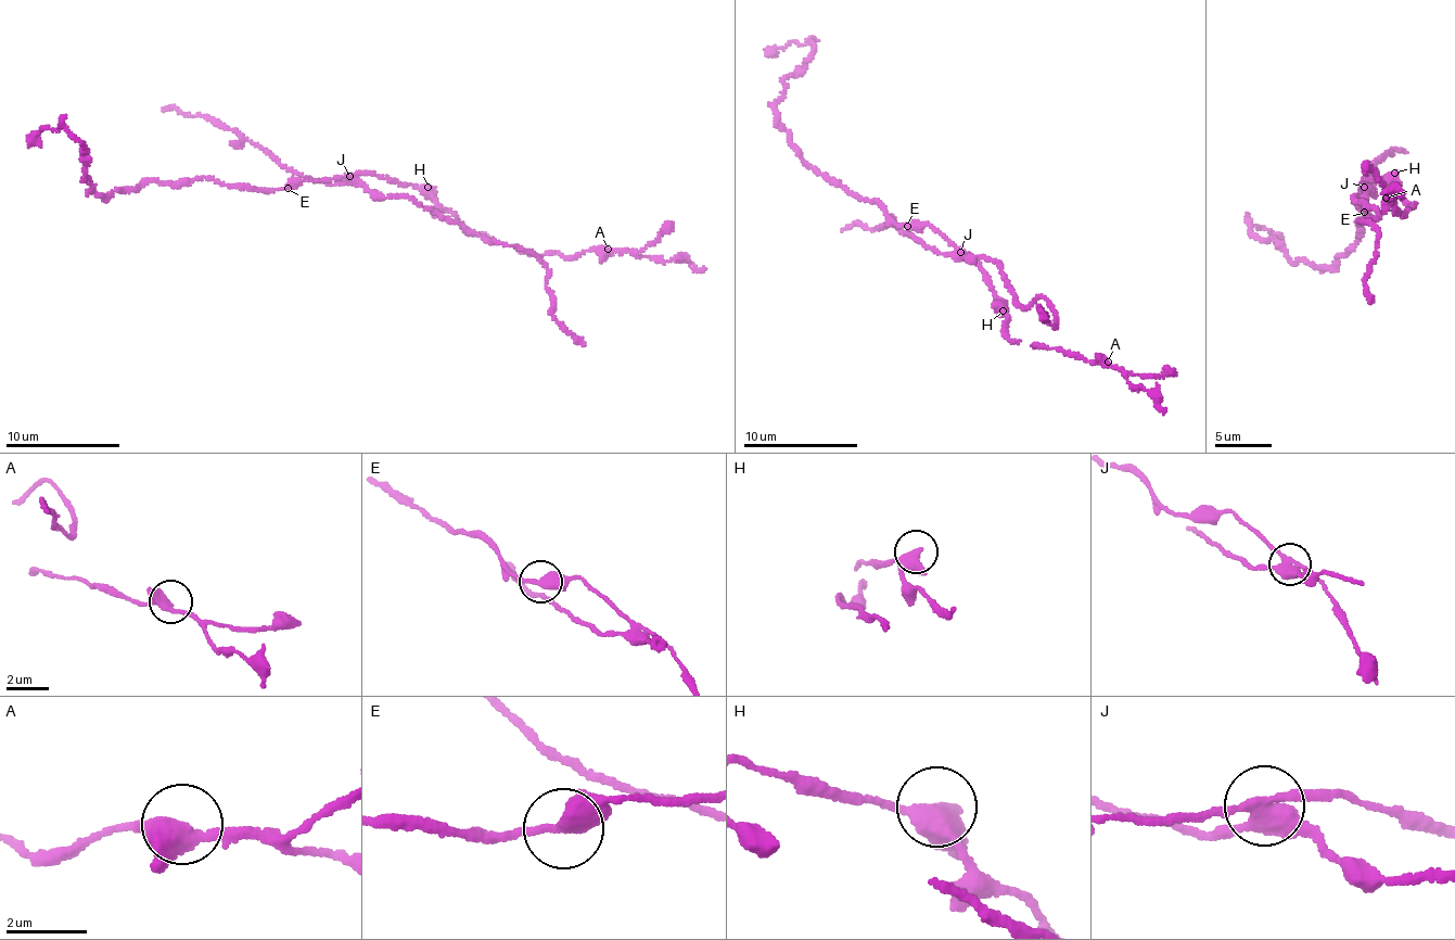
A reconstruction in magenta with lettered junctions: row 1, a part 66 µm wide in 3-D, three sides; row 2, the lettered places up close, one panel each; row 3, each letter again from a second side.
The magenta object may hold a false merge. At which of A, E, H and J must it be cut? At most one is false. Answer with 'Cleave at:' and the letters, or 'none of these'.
Cleave at: J

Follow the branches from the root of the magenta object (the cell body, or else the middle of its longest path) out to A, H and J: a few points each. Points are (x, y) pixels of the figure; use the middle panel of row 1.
A: (946, 240), (977, 263), (983, 280), (1000, 299), (1009, 340), (1038, 347), (1059, 347), (1088, 361), (1108, 361)
H: (946, 240), (977, 263), (1003, 310)
J: (946, 240), (960, 253)

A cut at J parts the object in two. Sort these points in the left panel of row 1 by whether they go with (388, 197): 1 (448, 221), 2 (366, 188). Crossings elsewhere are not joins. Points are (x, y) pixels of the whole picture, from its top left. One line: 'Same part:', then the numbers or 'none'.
Same part: 1, 2

